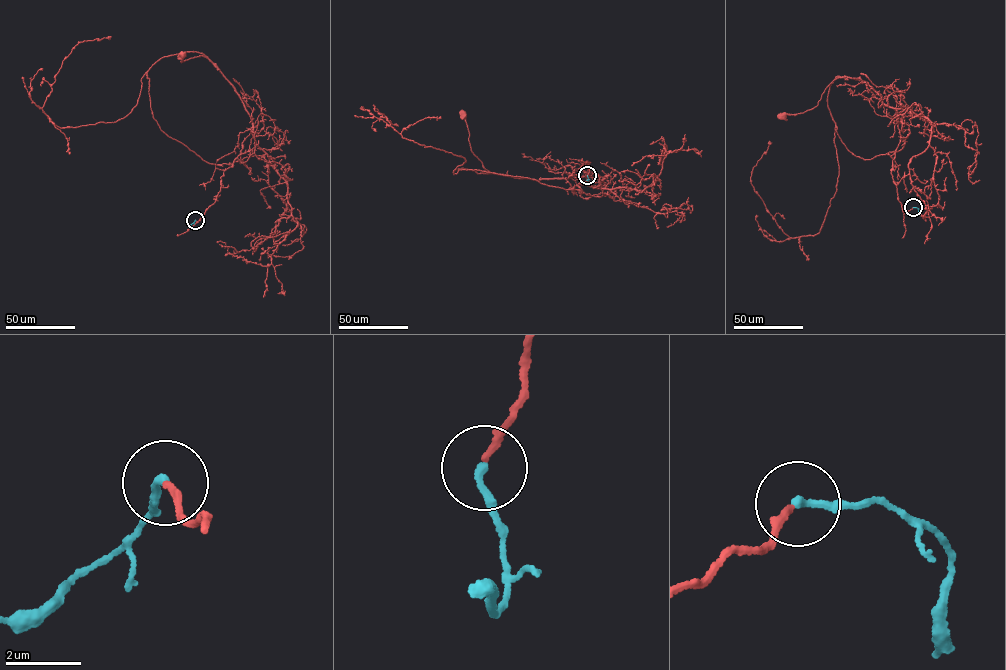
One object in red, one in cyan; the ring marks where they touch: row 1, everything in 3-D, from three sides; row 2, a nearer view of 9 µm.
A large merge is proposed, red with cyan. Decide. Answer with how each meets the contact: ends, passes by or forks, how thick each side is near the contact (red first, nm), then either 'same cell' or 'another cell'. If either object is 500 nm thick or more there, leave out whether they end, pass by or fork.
red ends there; cyan ends there; 180 nm thick on the red side, 200 nm on the other; same cell

